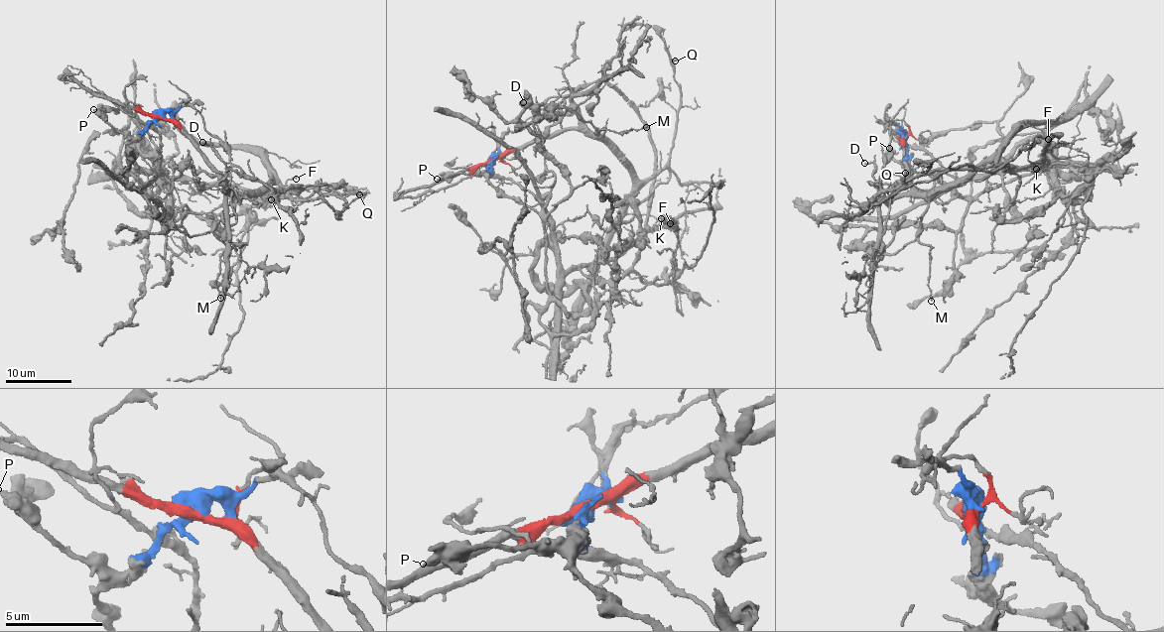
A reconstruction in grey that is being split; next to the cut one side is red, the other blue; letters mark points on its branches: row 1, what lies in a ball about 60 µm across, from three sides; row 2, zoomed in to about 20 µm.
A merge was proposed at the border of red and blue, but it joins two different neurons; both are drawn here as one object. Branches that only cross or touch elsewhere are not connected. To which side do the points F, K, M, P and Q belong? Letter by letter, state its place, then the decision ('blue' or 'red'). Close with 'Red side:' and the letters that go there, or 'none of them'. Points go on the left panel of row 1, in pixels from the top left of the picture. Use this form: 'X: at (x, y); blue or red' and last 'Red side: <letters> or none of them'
F: at (296, 179); blue
K: at (271, 199); blue
M: at (220, 298); red
P: at (93, 109); blue
Q: at (359, 194); red
Red side: M, Q

